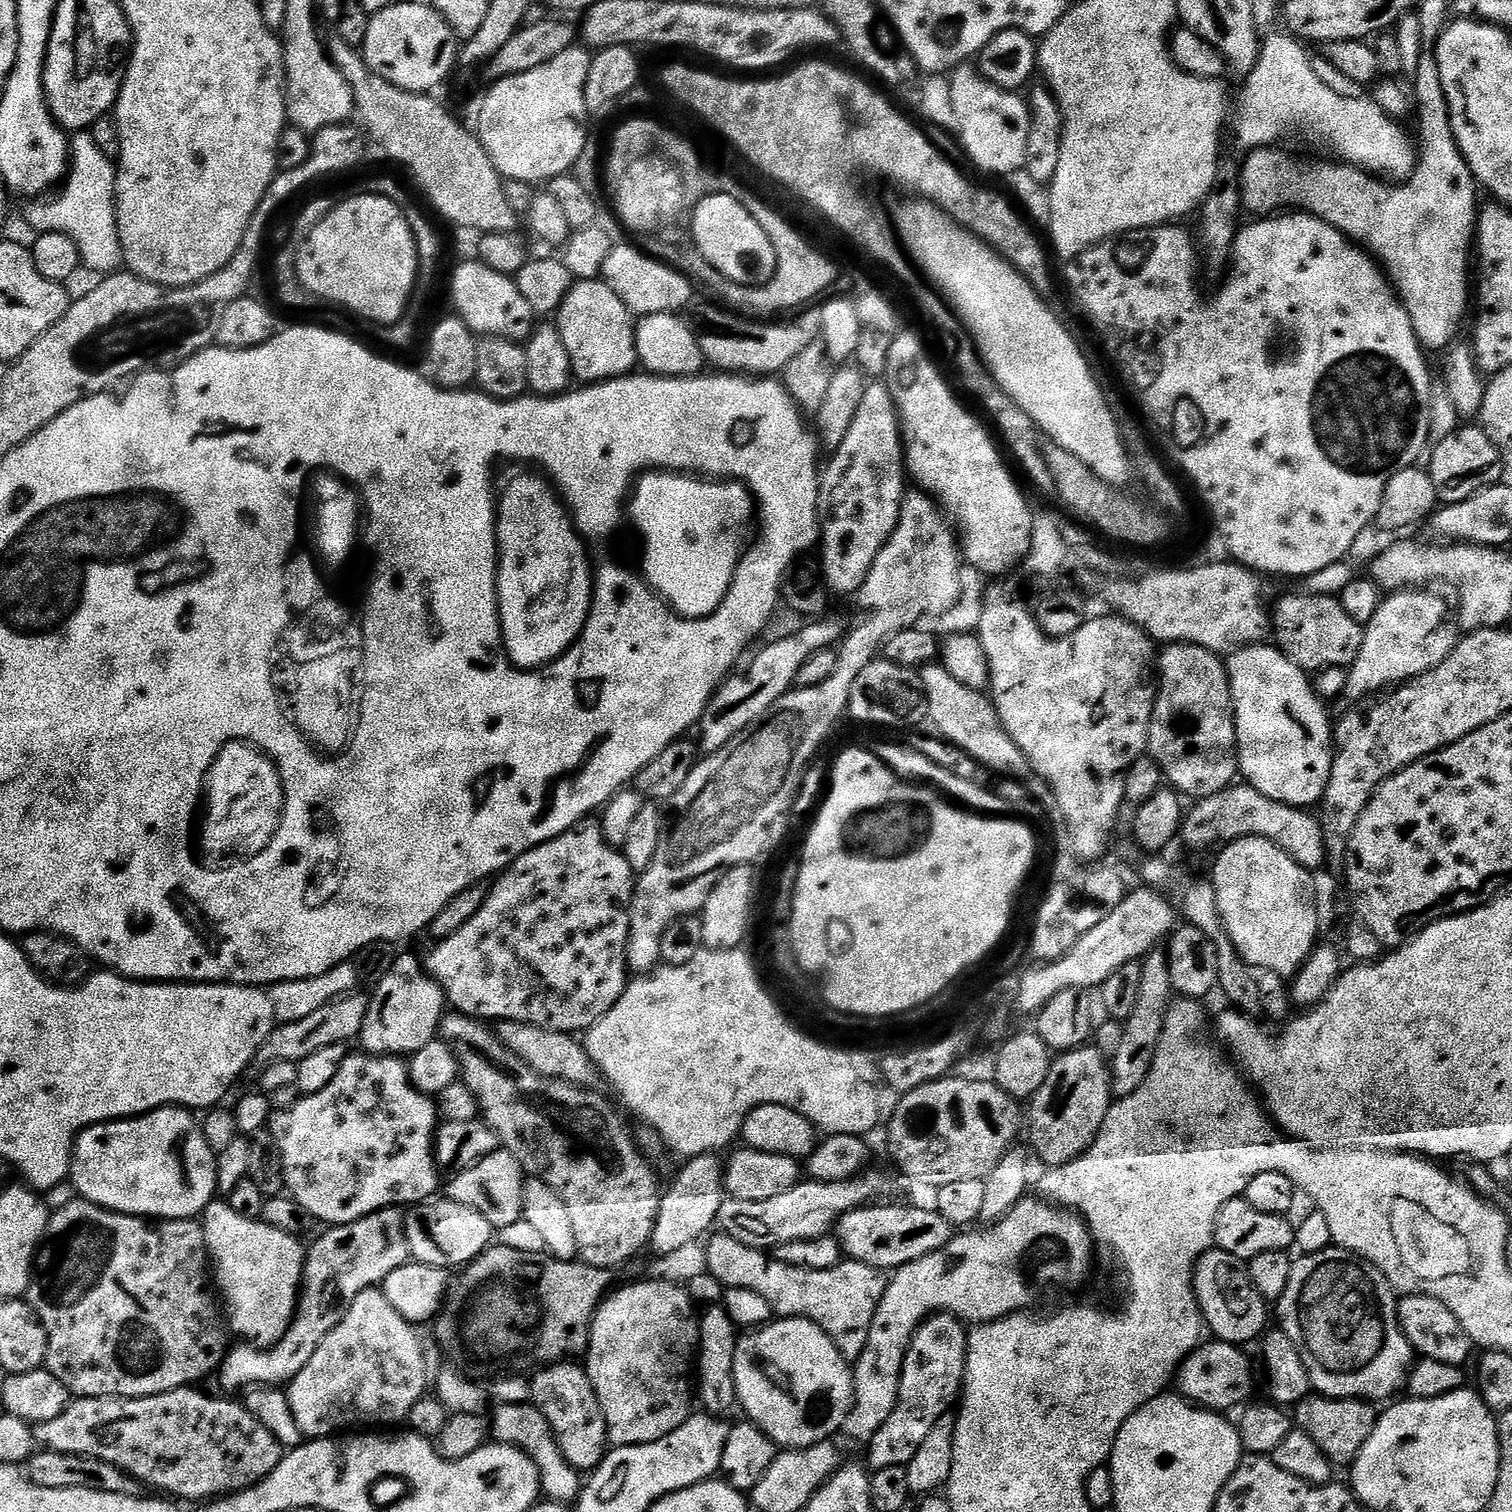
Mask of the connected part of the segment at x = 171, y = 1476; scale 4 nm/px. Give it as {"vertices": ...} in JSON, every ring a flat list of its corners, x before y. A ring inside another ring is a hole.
{"vertices":[[189,1386,187,1388,175,1388,157,1396,86,1396,73,1399,68,1408,62,1410,62,1414,58,1414,58,1418,54,1418,51,1422,35,1425,36,1443,41,1449,49,1452,89,1456,90,1458,98,1458,102,1462,110,1462,110,1466,118,1466,118,1470,133,1476,145,1489,157,1488,160,1491,157,1493,168,1498,175,1498,177,1501,211,1502,222,1496,231,1496,233,1492,241,1492,243,1488,254,1486,259,1480,265,1480,278,1466,282,1455,282,1445,278,1442,278,1438,274,1438,274,1434,270,1434,270,1430,266,1430,266,1426,262,1426,262,1422,258,1422,258,1418,254,1418,254,1414,250,1414,243,1403,235,1404,232,1401,235,1399,232,1398,219,1400,216,1396,207,1396,206,1393,199,1392,198,1389,199,1387]]}

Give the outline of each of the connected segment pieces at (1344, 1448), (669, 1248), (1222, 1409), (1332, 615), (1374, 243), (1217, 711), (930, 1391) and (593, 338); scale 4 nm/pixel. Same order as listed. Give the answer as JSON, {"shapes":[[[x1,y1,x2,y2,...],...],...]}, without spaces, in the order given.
{"shapes":[[[1309,1394,1301,1404,1295,1405,1294,1408,1295,1427,1301,1432,1310,1434,1310,1438,1314,1438,1314,1442,1318,1442,1322,1454,1326,1454,1336,1466,1340,1466,1340,1464,1351,1466,1355,1462,1362,1448,1366,1446,1366,1440,1374,1434,1377,1419,1377,1405,1367,1400,1331,1400,1329,1396]],[[716,1154,691,1157,687,1162,681,1163,684,1165,681,1166,676,1181,669,1188,663,1189,650,1241,651,1247,656,1247,658,1255,672,1256,675,1252,690,1247,699,1236,707,1237,713,1231,711,1228,714,1228,720,1207,726,1198,722,1187,725,1165,720,1158]],[[1217,1339,1197,1348,1180,1366,1179,1395,1201,1408,1221,1414,1228,1414,1231,1408,1239,1409,1247,1405,1253,1399,1252,1391,1256,1388,1256,1368,1244,1352,1247,1351,1241,1345,1228,1344,1225,1340]],[[1299,595,1284,596,1271,609,1270,624,1280,651,1309,674,1323,668,1348,668,1355,663,1362,650,1365,625,1354,622,1335,596]],[[1431,66,1431,68,1424,68,1421,70,1420,73,1417,74,1416,90,1414,89,1414,100,1417,105,1420,105,1420,104,1428,104,1428,105,1426,105,1424,108,1424,148,1422,144,1422,151,1419,153,1419,156,1418,156,1418,163,1416,165,1416,170,1415,172,1412,173,1411,176,1408,177,1407,180,1403,182,1396,182,1396,183,1385,182,1383,179,1377,178,1375,175,1365,172,1363,168,1355,167,1347,162,1336,162,1340,164,1307,164,1307,162,1304,160,1295,160,1295,158,1292,157,1291,154,1288,152,1279,152,1279,150,1276,149,1279,147,1256,146,1256,147,1253,147,1251,151,1249,151,1252,153,1250,153,1248,157,1246,158,1243,157,1242,163,1240,165,1240,196,1243,200,1243,207,1247,209,1248,212,1250,210,1252,212,1260,212,1256,214,1276,214,1276,213,1279,213,1281,210,1292,209,1292,210,1303,210,1305,213,1317,216,1319,220,1325,220,1325,222,1327,222,1330,226,1334,226,1337,230,1339,230,1342,235,1348,237,1349,240,1355,242,1357,245,1359,245,1359,247,1371,253,1371,255,1375,257,1375,259,1378,261,1381,269,1383,269,1383,271,1386,273,1396,295,1400,297,1405,310,1407,310,1407,312,1410,314,1410,322,1414,326,1414,330,1416,331,1416,336,1420,340,1421,348,1427,350,1429,353,1432,353,1432,352,1442,351,1443,348,1446,347,1447,344,1450,343,1451,340,1454,339,1455,336,1459,334,1460,327,1462,327,1464,324,1464,315,1467,314,1468,308,1470,312,1470,284,1468,288,1468,263,1470,263,1471,260,1473,263,1473,260,1474,260,1474,241,1476,239,1476,226,1478,223,1478,207,1476,208,1476,192,1478,193,1478,185,1472,175,1470,166,1466,163,1466,161,1464,161,1464,156,1461,154,1459,146,1456,145,1456,136,1454,133,1452,133,1452,124,1448,120,1448,106,1446,104,1446,94,1444,93,1444,87,1442,86,1442,78,1440,77,1440,69,1438,67]],[[1169,643,1158,656,1158,687,1155,689,1156,708,1148,731,1147,751,1160,765,1160,771,1173,789,1185,797,1213,796,1229,787,1238,776,1236,747,1236,711,1232,705,1232,687,1228,681,1225,661,1217,653,1197,644]],[[929,1316,913,1335,901,1372,899,1400,893,1413,867,1445,867,1463,873,1469,909,1464,918,1454,918,1448,926,1442,930,1430,949,1415,948,1407,955,1400,957,1403,964,1386,964,1374,969,1368,969,1329,954,1316]],[[603,279,576,280,566,294,559,312,555,313,554,323,560,331,562,342,566,342,566,354,570,354,572,375,577,381,585,385,599,384,602,380,616,380,619,376,627,376,637,367,634,317,622,298,618,298,618,294,614,294,614,290,610,290]]]}

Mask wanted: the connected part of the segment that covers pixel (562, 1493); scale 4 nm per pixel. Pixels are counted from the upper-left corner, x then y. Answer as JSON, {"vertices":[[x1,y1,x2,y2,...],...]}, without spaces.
{"vertices":[[533,1403,501,1404,496,1410,497,1412,490,1416,491,1439,497,1444,510,1444,513,1448,524,1451,538,1470,541,1493,549,1501,571,1505,579,1497,582,1476,570,1466,570,1462,566,1462,546,1414,542,1414,542,1410]]}

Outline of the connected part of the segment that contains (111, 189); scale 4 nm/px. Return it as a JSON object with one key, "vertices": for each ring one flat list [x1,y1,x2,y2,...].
{"vertices":[[81,130,71,137,68,175,58,191,29,204,32,205,28,208,28,224,33,233,66,234,79,246,80,263,85,269,112,274,124,264,116,221,116,164,113,157,98,150,91,131]]}

